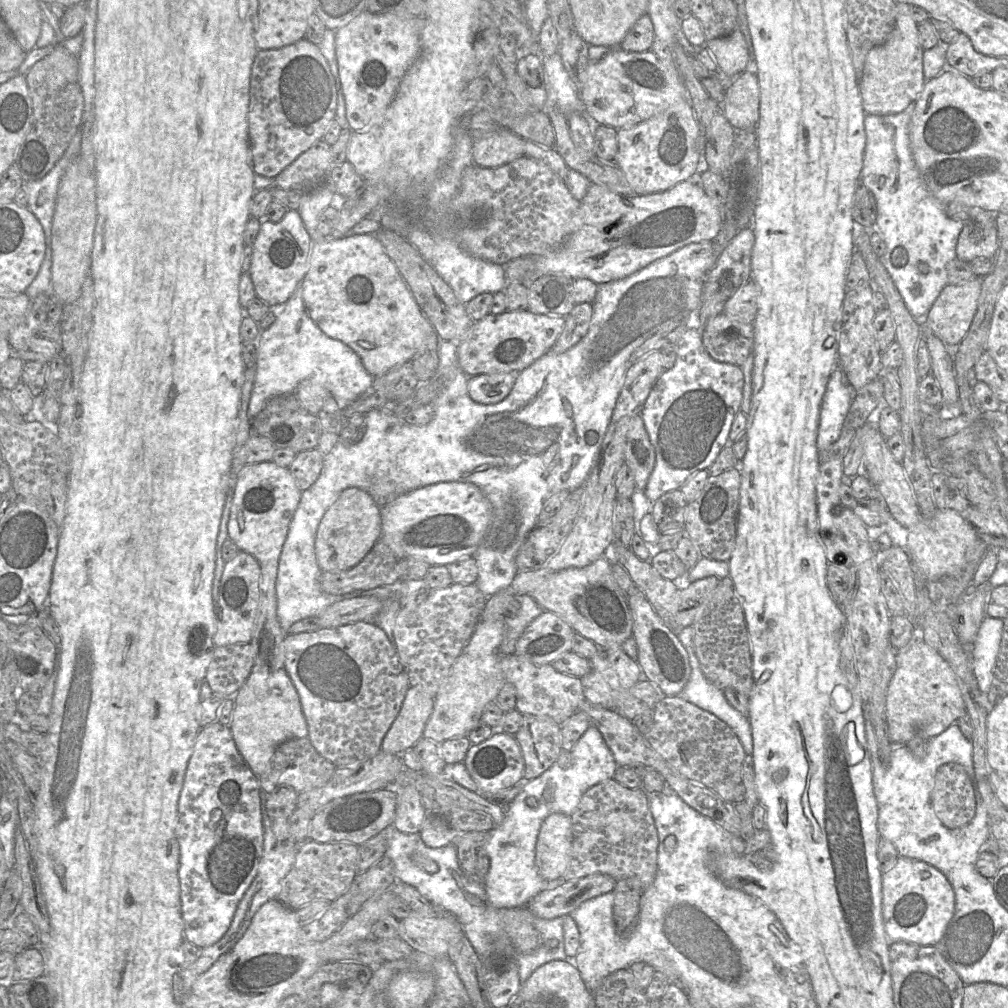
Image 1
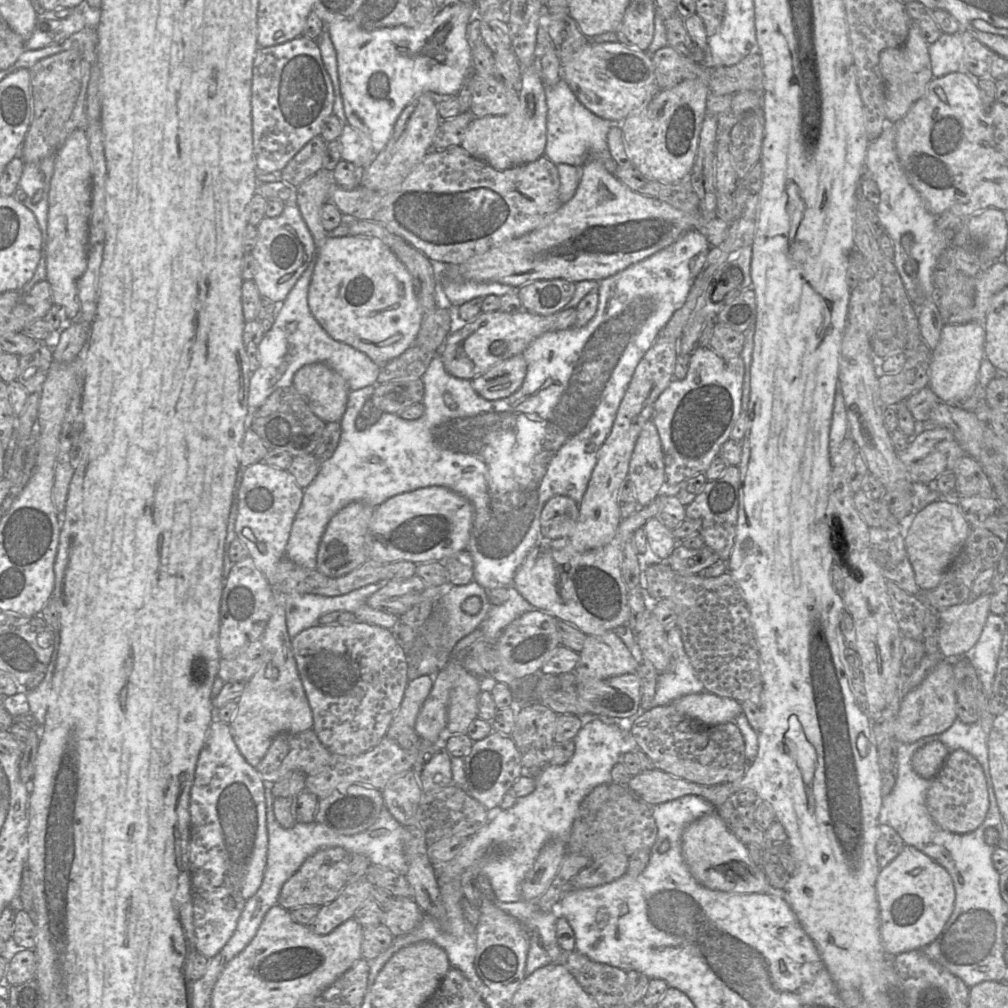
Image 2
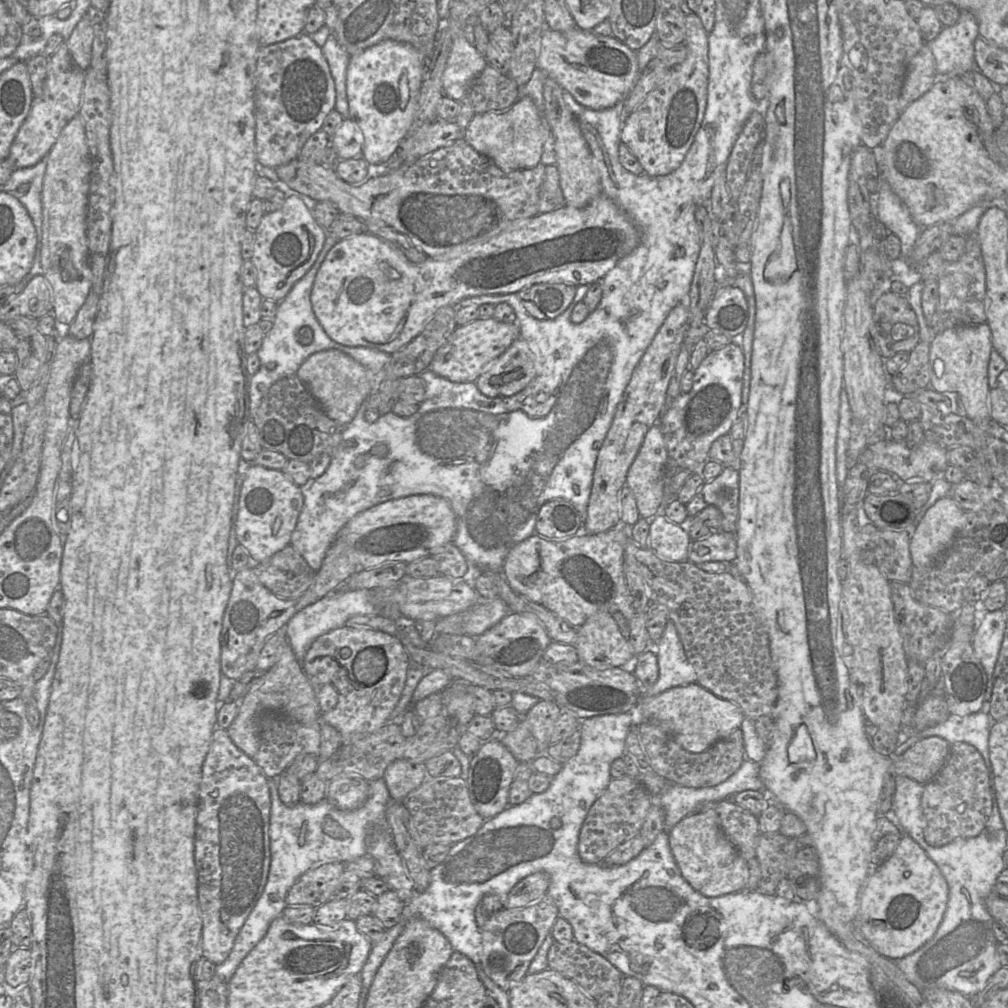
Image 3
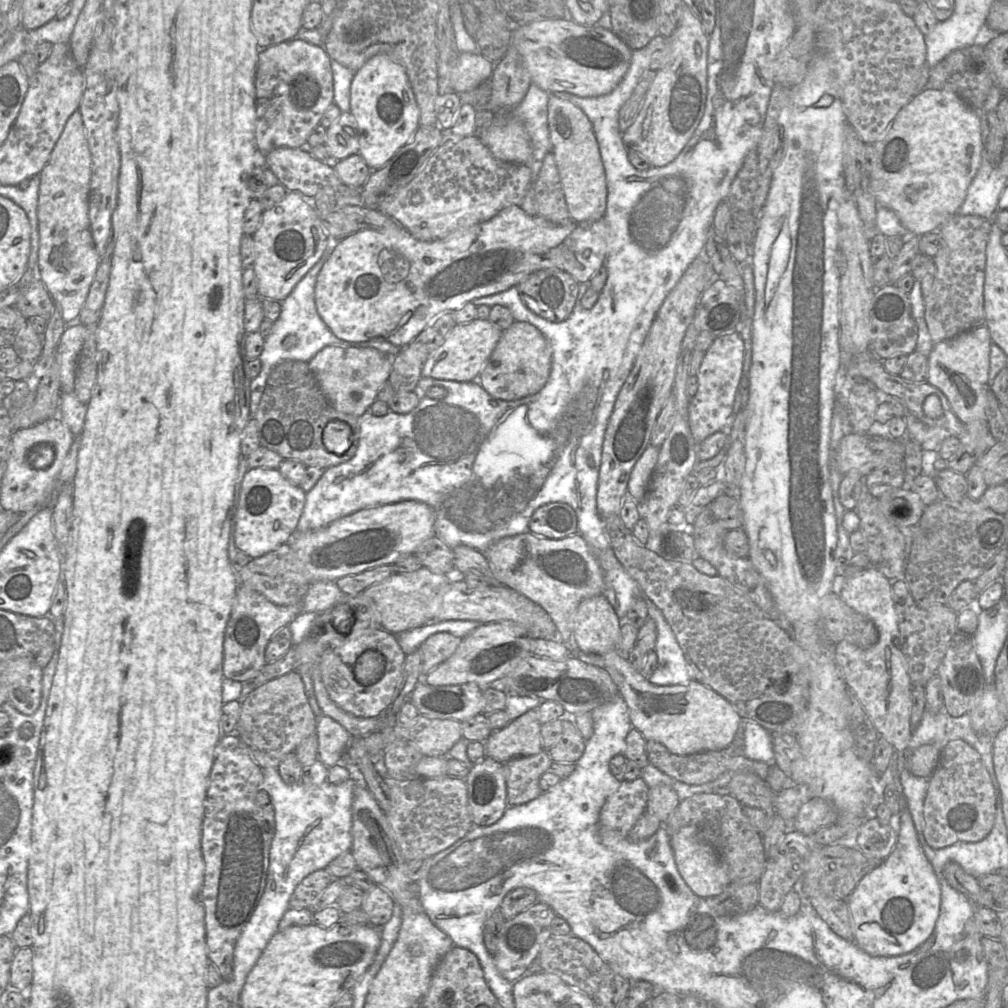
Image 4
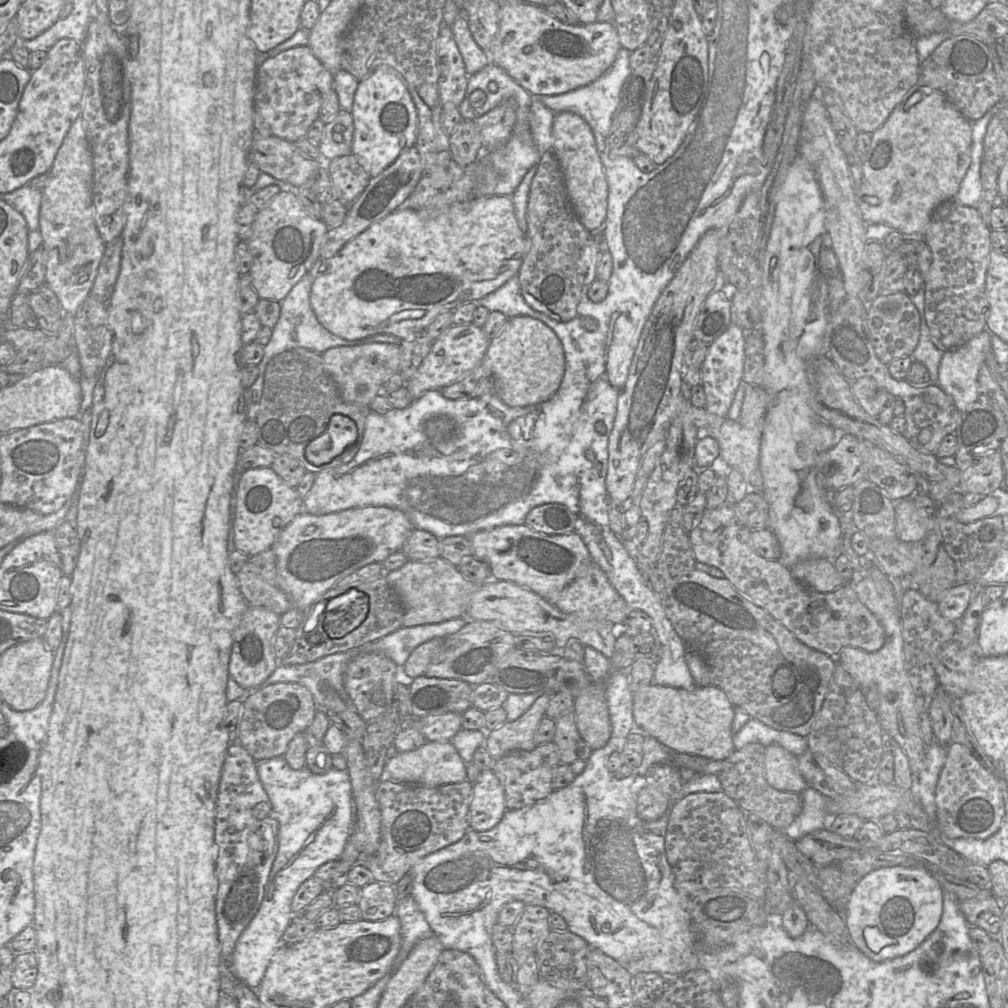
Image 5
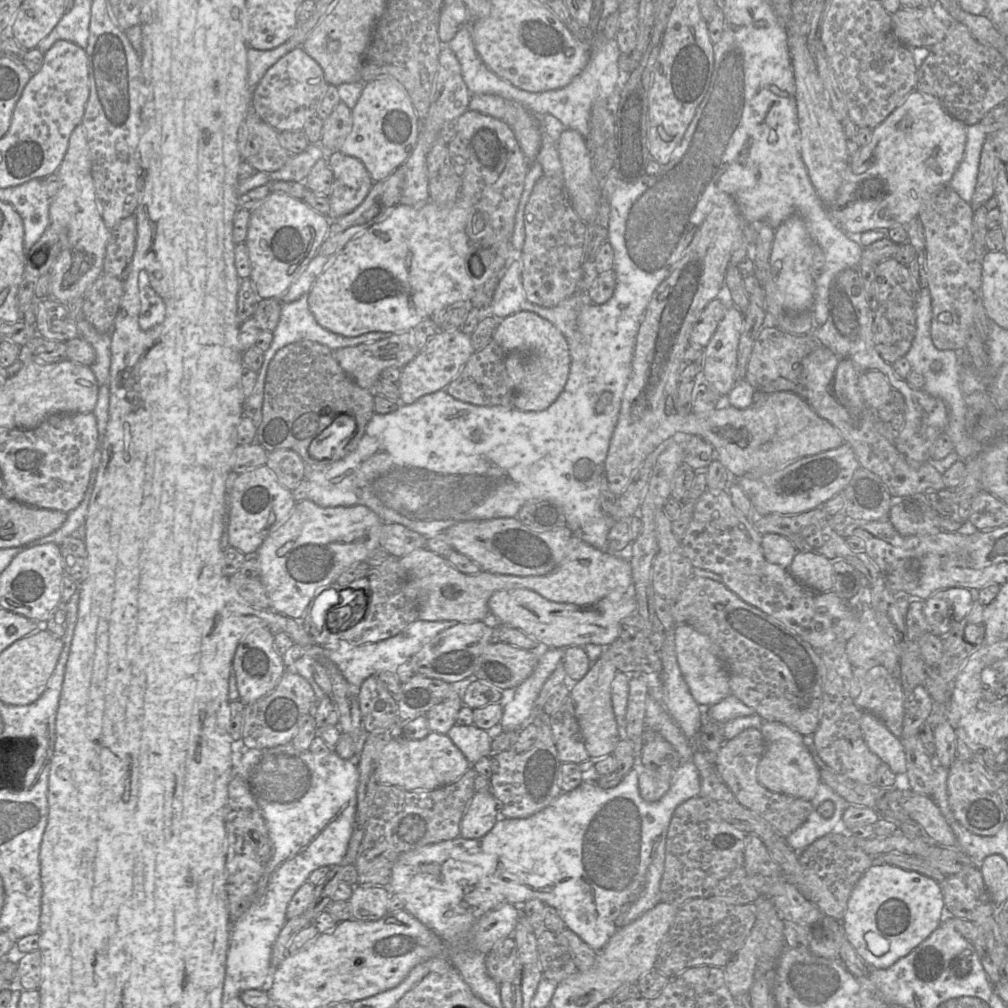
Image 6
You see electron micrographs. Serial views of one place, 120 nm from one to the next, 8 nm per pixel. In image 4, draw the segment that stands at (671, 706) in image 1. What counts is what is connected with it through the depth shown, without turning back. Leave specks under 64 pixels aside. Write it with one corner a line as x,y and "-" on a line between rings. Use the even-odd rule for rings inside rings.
647,740
645,748
650,764
668,776
690,785
715,780
727,770
730,759
736,756
733,741
722,750
689,755
673,754
664,745
653,740

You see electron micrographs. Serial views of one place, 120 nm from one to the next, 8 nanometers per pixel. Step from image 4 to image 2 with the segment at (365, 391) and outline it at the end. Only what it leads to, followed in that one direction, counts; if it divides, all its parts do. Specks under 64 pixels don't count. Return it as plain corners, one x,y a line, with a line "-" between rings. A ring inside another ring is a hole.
321,362
304,365
294,375
293,386
318,418
325,423
341,421
350,389
330,366

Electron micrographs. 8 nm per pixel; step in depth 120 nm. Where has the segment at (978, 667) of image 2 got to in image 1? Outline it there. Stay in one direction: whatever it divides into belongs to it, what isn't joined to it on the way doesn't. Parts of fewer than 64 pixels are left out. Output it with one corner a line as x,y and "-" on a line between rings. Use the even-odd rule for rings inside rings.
986,616
982,621
971,647
973,672
979,689
988,693
993,677
993,669
998,655
1004,621

